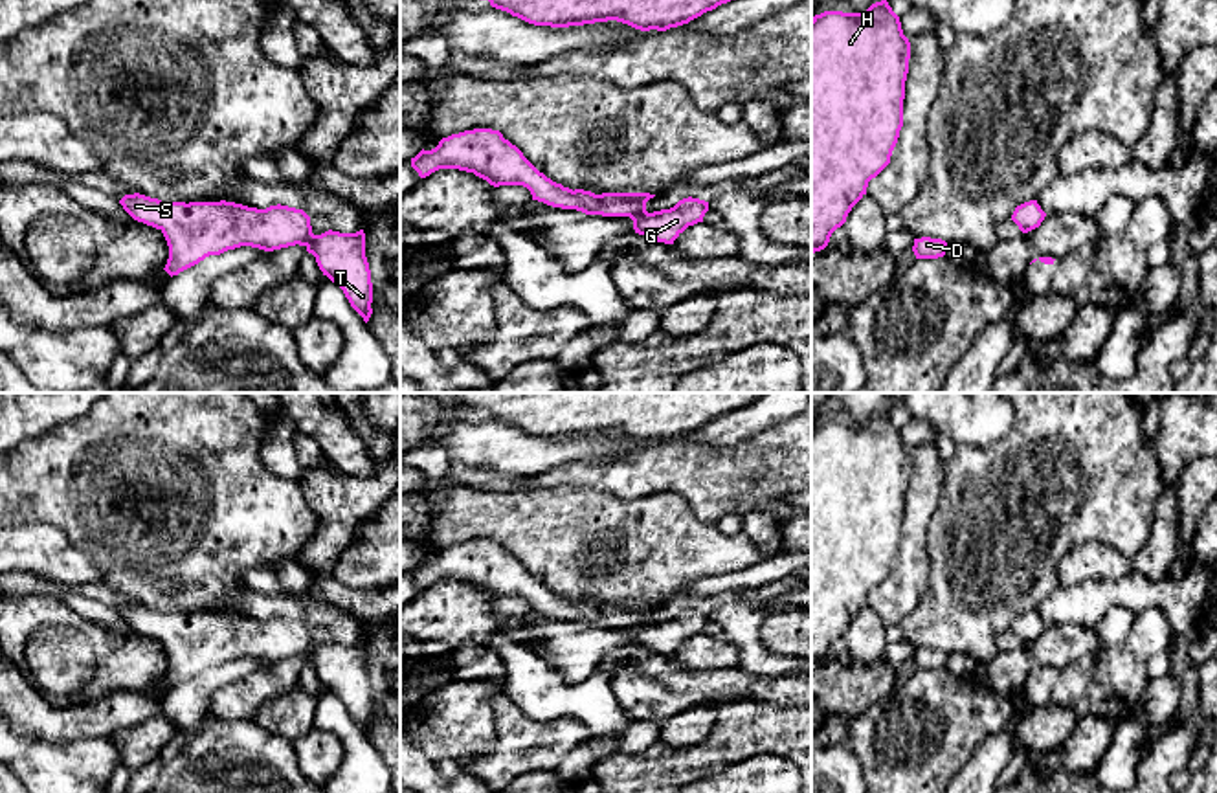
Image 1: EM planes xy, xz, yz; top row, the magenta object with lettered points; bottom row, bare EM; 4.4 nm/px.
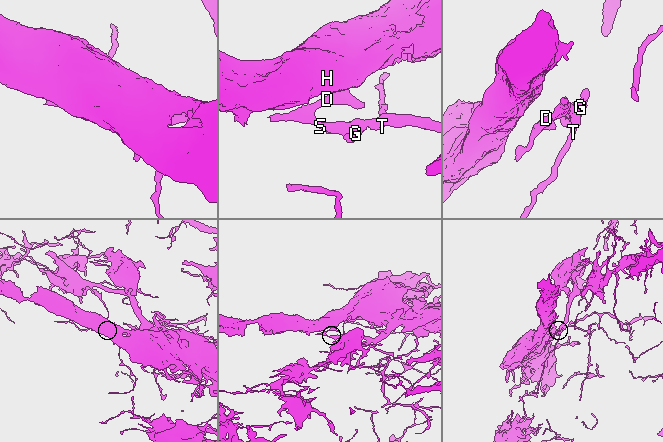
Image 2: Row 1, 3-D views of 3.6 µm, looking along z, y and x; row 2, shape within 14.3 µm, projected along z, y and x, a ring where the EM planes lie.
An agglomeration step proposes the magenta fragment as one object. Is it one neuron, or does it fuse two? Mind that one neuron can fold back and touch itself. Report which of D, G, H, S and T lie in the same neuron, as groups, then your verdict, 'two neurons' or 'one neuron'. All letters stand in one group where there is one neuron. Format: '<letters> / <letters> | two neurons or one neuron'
D G H S T | one neuron

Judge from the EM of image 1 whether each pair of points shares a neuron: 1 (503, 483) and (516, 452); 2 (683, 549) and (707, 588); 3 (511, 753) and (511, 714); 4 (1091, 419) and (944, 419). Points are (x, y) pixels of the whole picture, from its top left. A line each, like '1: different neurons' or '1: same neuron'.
1: different neurons
2: different neurons
3: same neuron
4: different neurons

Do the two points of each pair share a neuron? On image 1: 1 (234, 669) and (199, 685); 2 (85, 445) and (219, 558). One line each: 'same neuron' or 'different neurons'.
1: same neuron
2: same neuron

